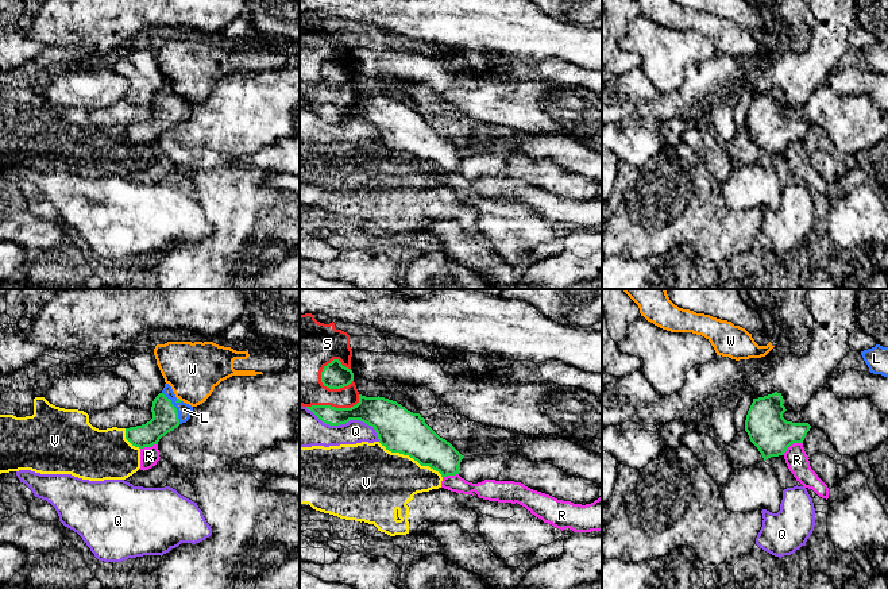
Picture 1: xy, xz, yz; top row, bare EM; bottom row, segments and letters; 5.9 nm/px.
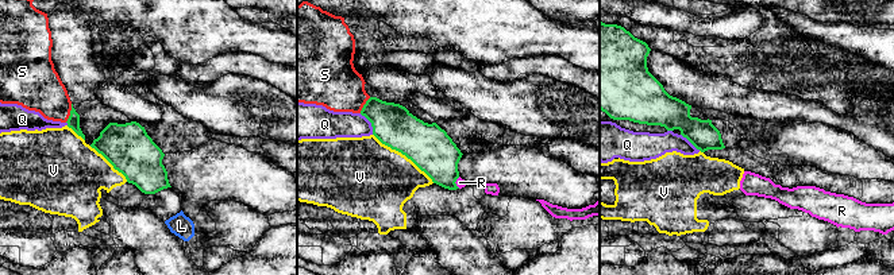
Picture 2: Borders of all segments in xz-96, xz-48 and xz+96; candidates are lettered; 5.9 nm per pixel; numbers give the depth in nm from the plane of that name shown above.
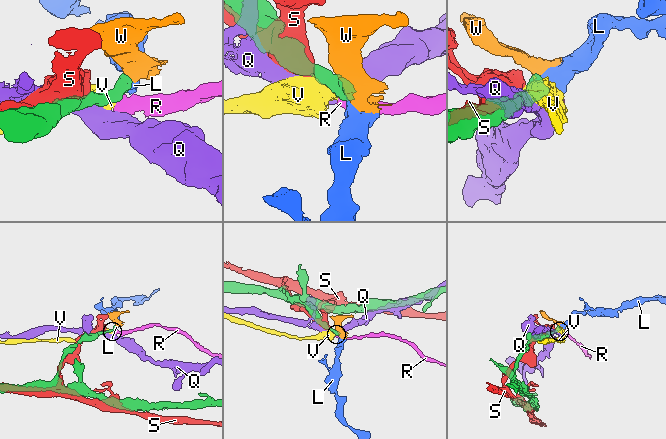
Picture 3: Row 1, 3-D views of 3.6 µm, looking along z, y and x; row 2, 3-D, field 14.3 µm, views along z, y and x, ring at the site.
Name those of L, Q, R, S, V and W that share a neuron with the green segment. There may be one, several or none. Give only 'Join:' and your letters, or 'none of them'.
Join: L

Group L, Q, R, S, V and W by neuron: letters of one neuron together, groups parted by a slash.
L / Q / R V / S / W

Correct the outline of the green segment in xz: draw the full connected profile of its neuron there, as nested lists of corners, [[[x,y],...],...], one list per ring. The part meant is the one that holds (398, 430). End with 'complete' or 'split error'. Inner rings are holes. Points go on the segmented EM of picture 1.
[[[359,394],[359,403],[351,408],[331,405],[306,408],[329,426],[360,420],[375,430],[379,443],[386,450],[409,455],[421,466],[439,471],[441,477],[459,474],[464,455],[440,438],[420,413],[408,411],[397,401]]]; complete

